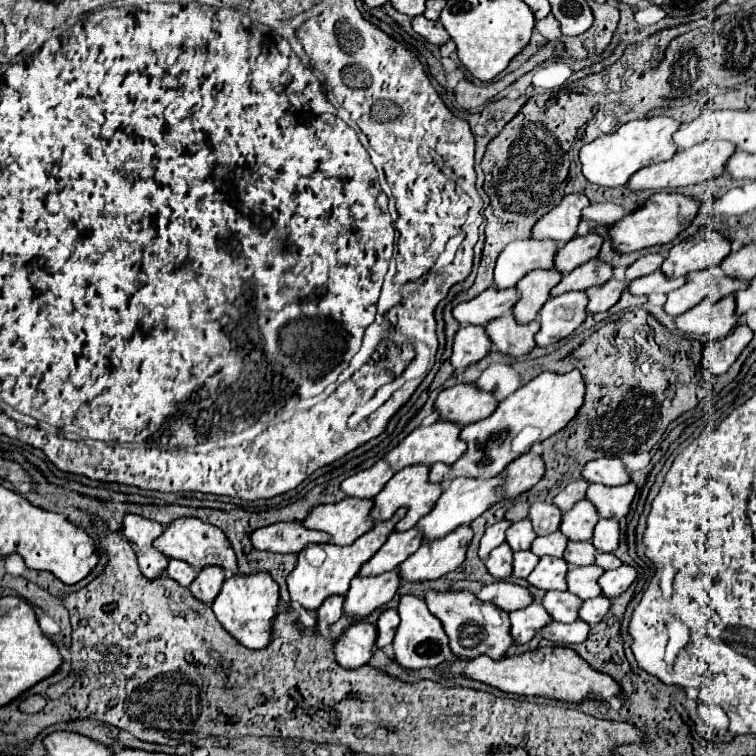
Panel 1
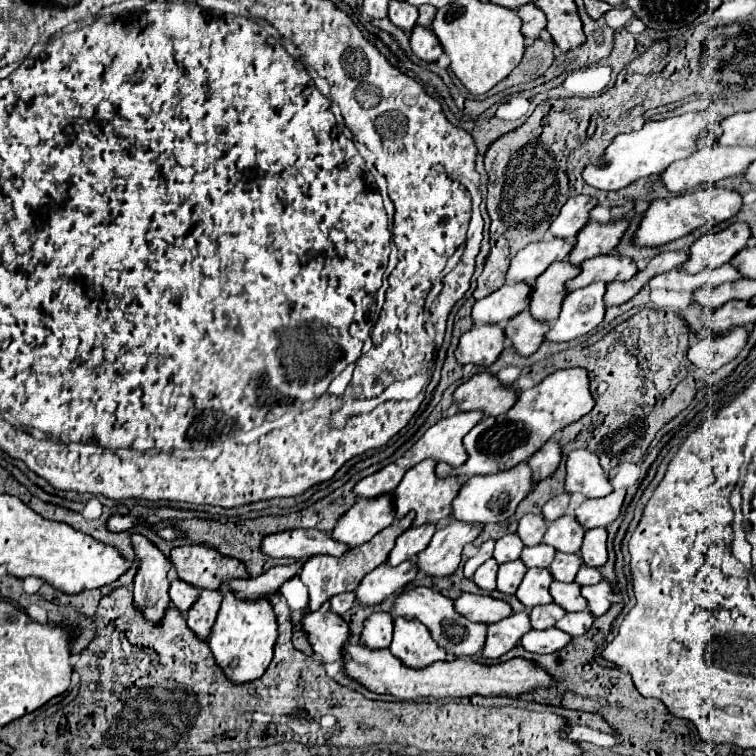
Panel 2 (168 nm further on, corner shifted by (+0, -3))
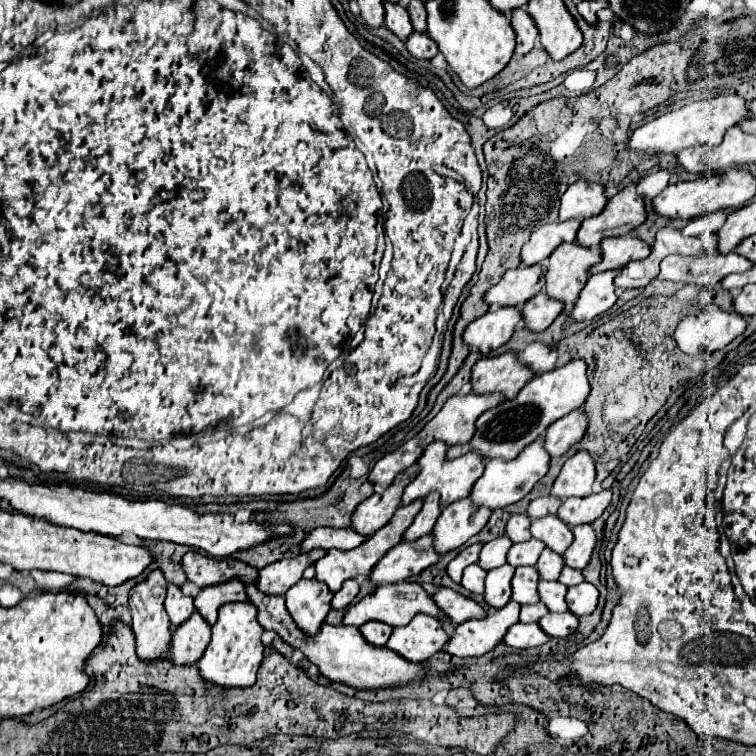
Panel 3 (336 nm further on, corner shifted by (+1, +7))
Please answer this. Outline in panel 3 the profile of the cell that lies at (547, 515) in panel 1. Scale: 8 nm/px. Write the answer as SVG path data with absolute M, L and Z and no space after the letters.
M514 514L508 524L506 524L506 536L518 544L518 542L528 542L530 536L530 518L526 514Z

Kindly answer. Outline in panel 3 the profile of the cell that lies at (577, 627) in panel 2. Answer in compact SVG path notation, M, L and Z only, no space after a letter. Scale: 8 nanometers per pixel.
M562 612L562 614L546 614L544 618L540 618L538 626L550 636L550 638L566 638L570 634L574 634L576 626L578 626L578 618L574 614Z

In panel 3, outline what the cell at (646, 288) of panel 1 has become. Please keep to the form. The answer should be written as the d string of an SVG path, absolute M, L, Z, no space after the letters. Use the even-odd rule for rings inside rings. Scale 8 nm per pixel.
M698 254L698 256L666 256L660 264L660 280L670 280L678 284L698 284L704 288L714 290L720 280L732 272L750 270L754 264L748 262L740 254ZM708 258L722 258L722 260L708 260Z

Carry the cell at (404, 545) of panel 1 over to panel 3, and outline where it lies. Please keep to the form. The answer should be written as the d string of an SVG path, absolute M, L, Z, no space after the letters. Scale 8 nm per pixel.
M430 492L424 498L424 506L422 506L420 514L414 518L414 524L406 530L404 540L416 540L420 536L430 534L434 524L436 524L436 520L438 520L438 516L440 516L440 494Z

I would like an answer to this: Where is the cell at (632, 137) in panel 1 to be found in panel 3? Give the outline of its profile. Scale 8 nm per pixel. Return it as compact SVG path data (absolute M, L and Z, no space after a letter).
M714 96L702 102L694 102L688 106L682 106L680 110L672 110L668 114L662 114L654 118L652 122L636 128L628 138L628 148L636 152L654 150L654 152L674 152L678 154L684 148L696 146L696 144L708 144L718 146L726 134L728 128L744 122L750 118L748 104L742 96Z

